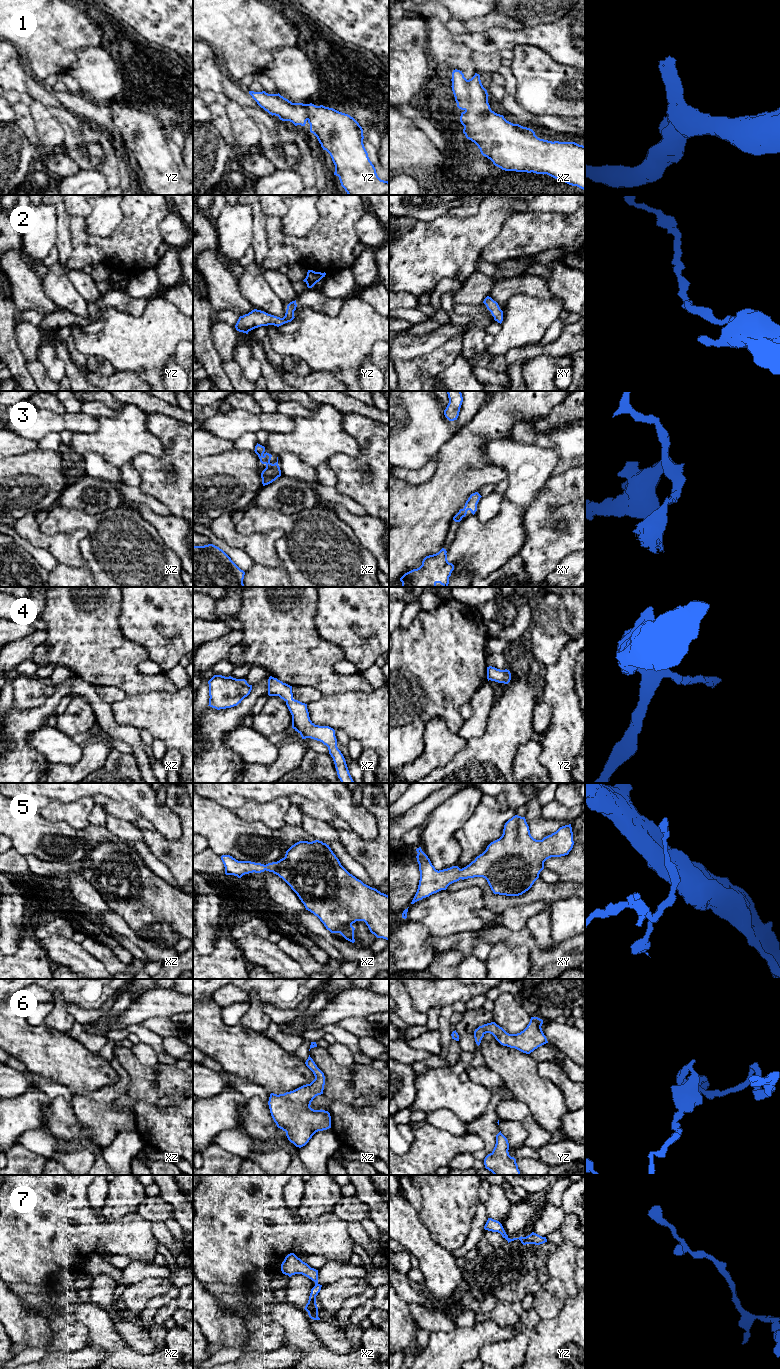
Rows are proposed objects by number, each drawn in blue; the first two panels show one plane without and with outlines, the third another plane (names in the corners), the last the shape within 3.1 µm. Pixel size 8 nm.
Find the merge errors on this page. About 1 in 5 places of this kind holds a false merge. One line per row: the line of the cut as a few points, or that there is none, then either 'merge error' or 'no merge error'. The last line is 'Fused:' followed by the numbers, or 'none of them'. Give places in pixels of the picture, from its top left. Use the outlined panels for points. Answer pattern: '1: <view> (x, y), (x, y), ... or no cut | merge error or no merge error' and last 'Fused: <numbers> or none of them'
1: no cut | no merge error
2: no cut | no merge error
3: no cut | no merge error
4: no cut | no merge error
5: no cut | no merge error
6: no cut | no merge error
7: no cut | no merge error
Fused: none of them

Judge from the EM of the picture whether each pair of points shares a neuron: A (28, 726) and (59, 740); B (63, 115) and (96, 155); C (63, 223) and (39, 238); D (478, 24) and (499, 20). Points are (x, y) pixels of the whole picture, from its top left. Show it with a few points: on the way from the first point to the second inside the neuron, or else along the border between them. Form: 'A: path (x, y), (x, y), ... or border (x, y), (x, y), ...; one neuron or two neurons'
A: border (45, 725), (28, 737), (28, 742), (39, 753); two neurons
B: path (72, 125), (78, 132), (79, 137), (87, 145); one neuron
C: border (52, 205), (57, 217), (54, 244); two neurons
D: path (483, 23), (494, 20); one neuron

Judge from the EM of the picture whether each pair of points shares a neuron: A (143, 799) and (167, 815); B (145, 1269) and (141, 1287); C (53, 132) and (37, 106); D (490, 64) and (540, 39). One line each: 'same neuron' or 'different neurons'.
A: same neuron
B: different neurons
C: same neuron
D: different neurons

